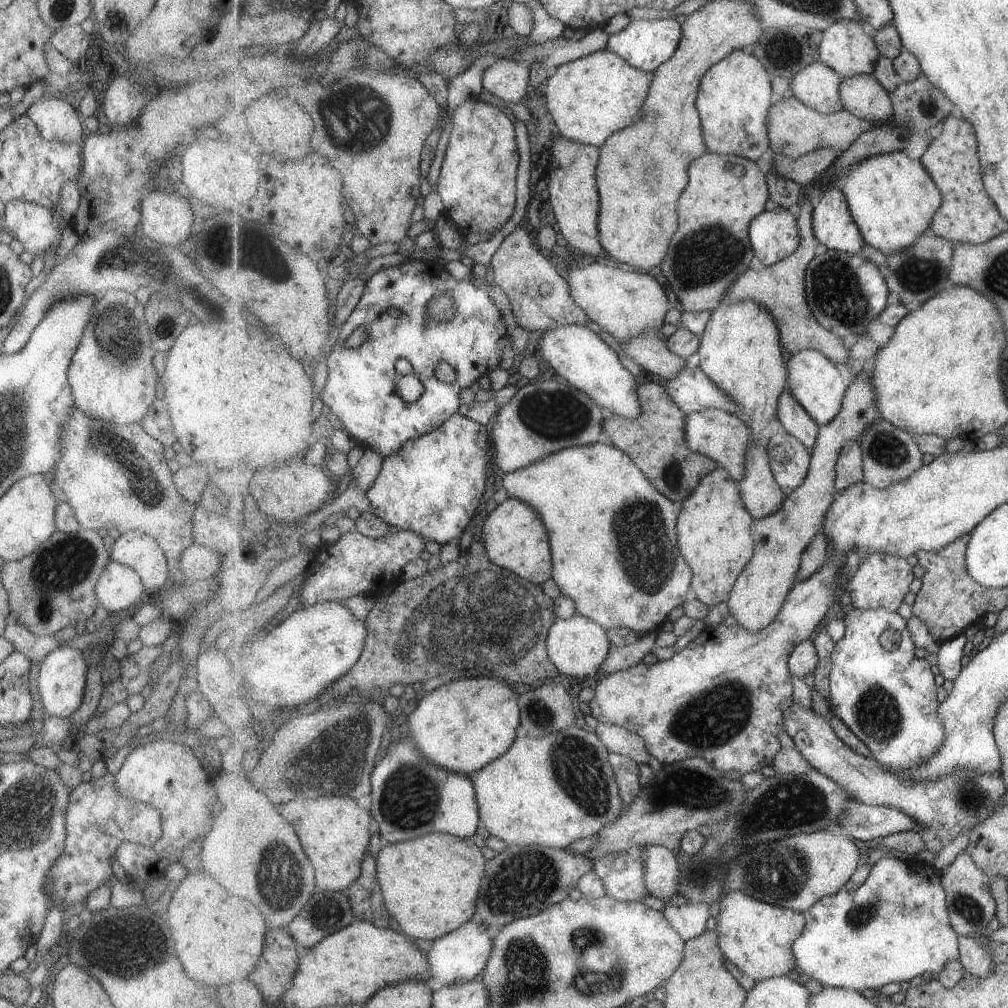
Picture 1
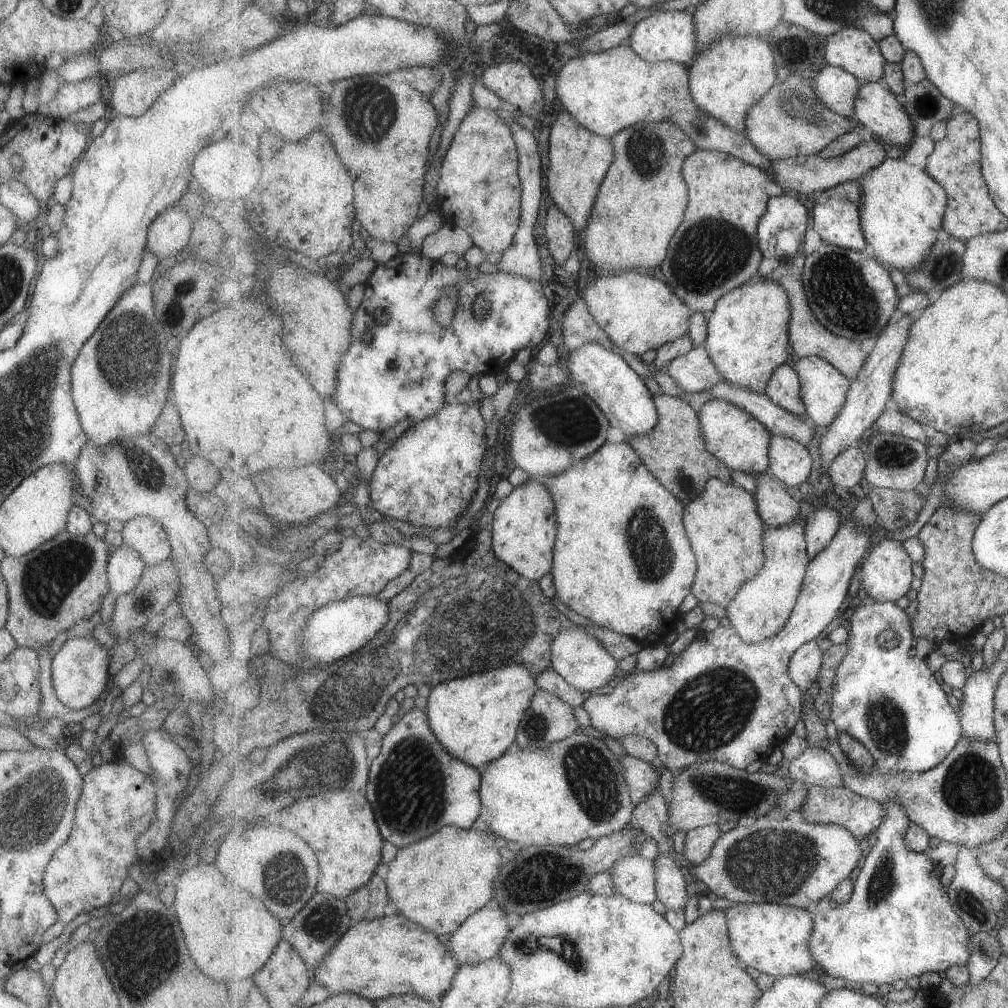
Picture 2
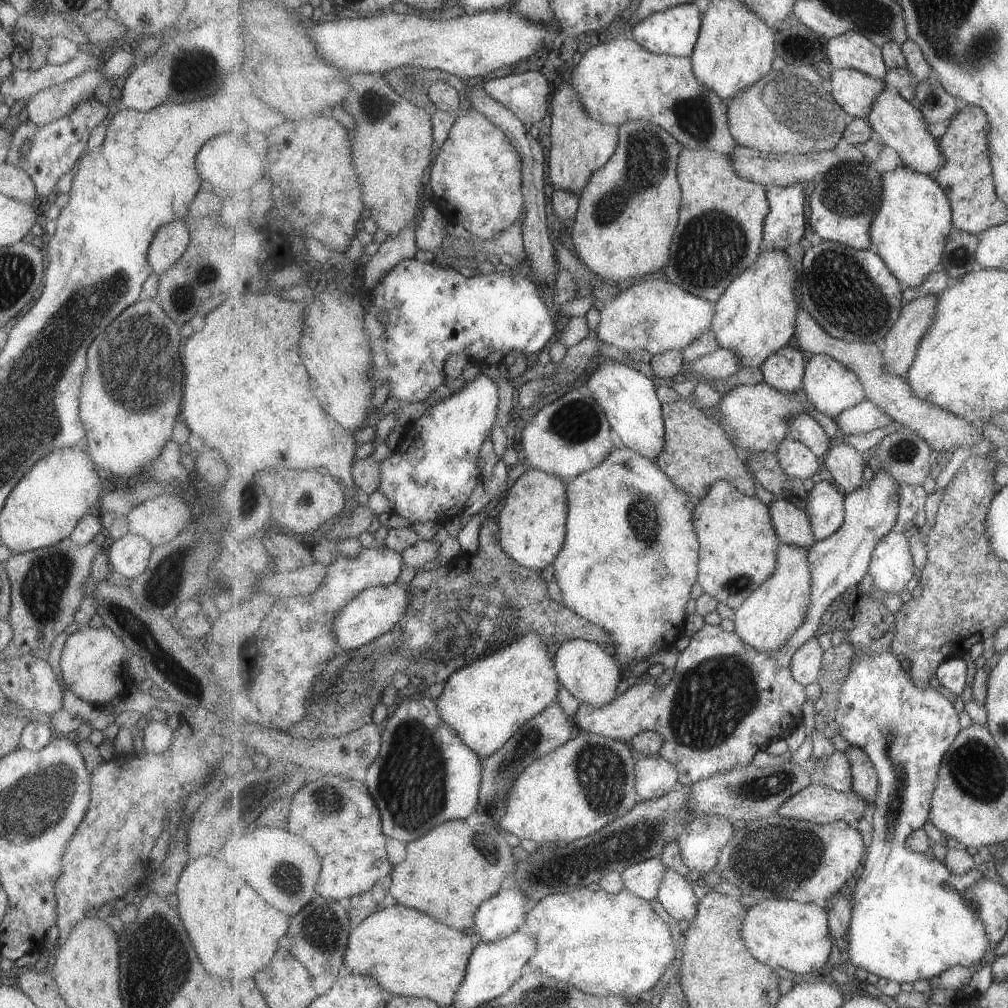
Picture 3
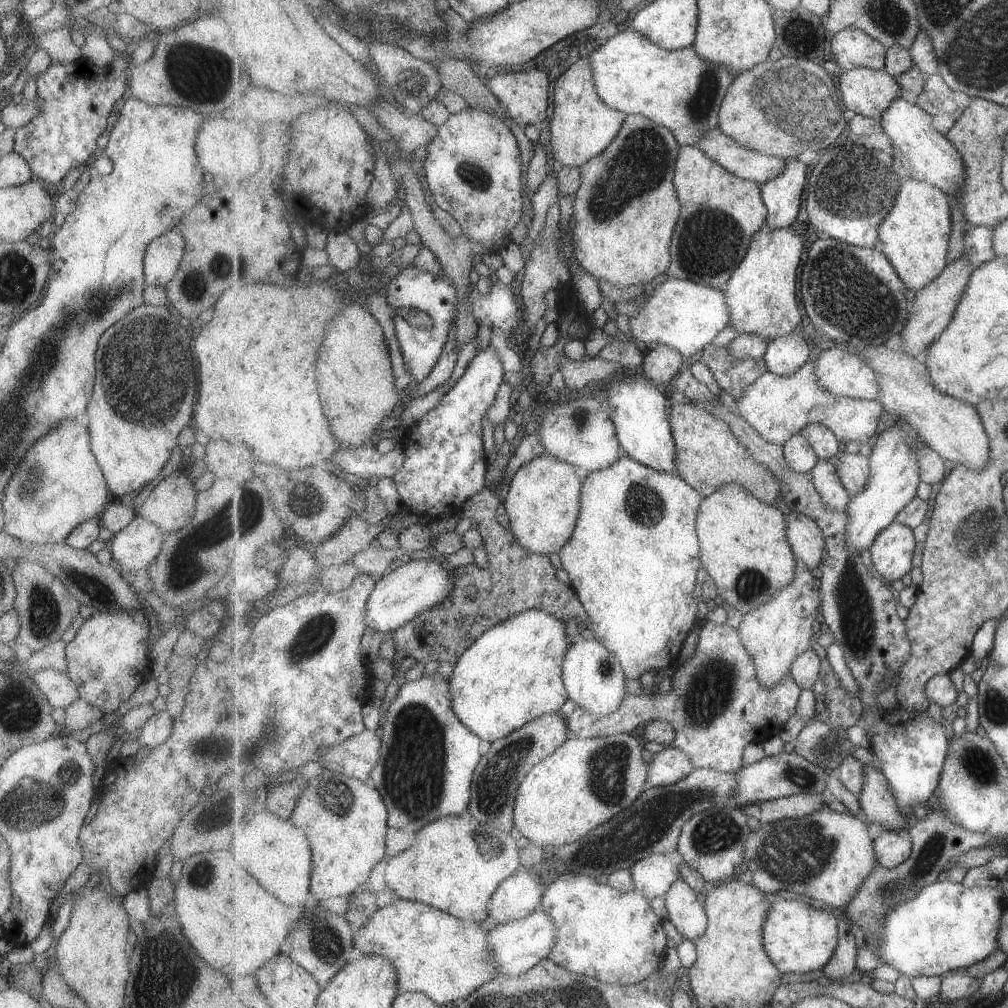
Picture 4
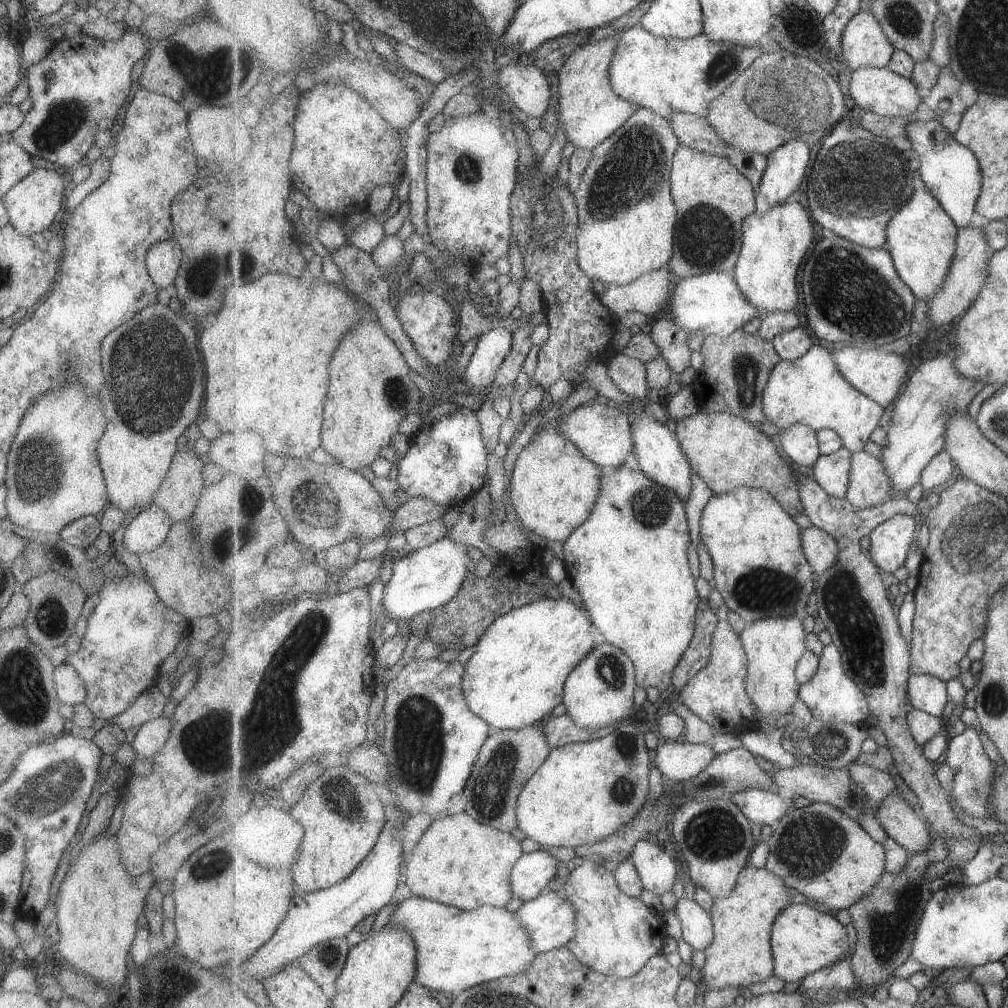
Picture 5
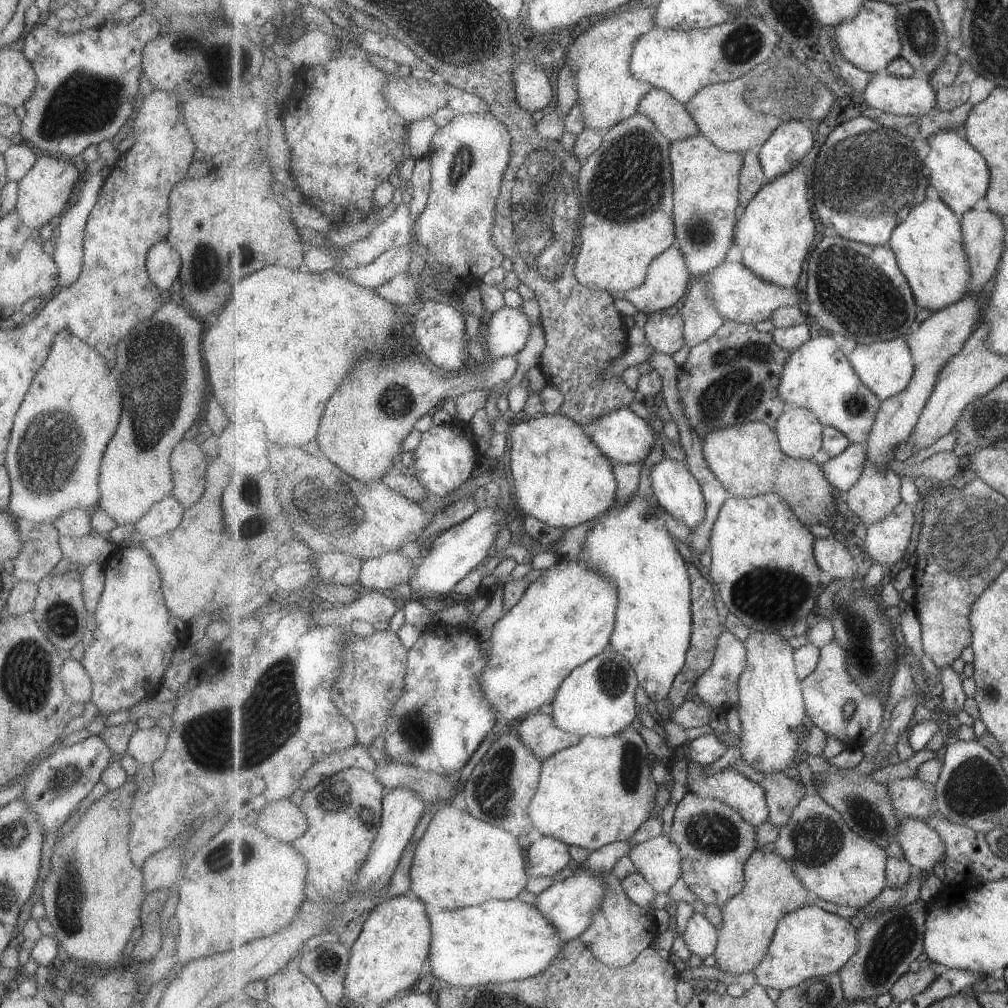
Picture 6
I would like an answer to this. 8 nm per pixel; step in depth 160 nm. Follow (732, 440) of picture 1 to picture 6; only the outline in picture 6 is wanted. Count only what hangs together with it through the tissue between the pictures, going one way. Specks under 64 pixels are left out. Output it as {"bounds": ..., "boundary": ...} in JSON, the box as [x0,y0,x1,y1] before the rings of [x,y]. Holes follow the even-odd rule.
{"bounds":[778,335,881,445],"boundary":[[[832,335],[811,337],[791,353],[782,372],[778,393],[785,404],[793,403],[815,411],[825,427],[838,428],[852,443],[862,445],[868,442],[881,405],[881,399],[863,382]]]}

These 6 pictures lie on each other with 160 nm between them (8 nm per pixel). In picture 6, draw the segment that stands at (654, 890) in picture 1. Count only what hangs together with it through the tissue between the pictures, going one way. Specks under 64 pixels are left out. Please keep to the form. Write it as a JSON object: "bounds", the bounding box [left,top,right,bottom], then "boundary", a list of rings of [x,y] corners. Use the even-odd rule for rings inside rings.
{"bounds":[683,912,719,958],"boundary":[[[694,912],[690,916],[683,934],[687,948],[701,958],[715,954],[718,949],[719,937],[719,928],[715,928],[705,918],[705,915]]]}

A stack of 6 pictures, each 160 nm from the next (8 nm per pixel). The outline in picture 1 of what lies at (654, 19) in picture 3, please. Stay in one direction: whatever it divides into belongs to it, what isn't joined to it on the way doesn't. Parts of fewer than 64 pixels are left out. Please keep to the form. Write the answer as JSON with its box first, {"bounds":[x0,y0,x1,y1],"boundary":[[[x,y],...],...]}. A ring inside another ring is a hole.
{"bounds":[605,20,682,73],"boundary":[[[639,20],[629,23],[620,32],[611,34],[605,50],[619,54],[637,70],[655,73],[659,66],[670,60],[671,56],[677,52],[682,39],[682,26],[677,23],[677,20]]]}

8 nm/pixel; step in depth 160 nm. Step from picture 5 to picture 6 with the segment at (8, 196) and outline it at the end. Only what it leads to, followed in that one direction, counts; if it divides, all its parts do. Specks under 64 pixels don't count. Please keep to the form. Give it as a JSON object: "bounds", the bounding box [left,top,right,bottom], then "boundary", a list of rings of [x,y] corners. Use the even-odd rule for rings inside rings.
{"bounds":[15,153,80,229],"boundary":[[[38,153],[31,168],[20,178],[18,184],[18,197],[15,203],[15,210],[21,222],[30,229],[39,229],[46,222],[49,222],[59,212],[64,212],[69,204],[69,195],[73,190],[73,184],[79,178],[80,172],[69,163],[67,158],[59,156],[53,158],[47,154]]]}

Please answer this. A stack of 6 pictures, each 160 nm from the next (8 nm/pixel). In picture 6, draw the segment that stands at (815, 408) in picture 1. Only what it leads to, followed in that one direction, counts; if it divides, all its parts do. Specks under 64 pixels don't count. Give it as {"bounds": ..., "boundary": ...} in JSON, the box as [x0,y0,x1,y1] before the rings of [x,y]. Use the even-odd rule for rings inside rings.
{"bounds":[849,337,916,401],"boundary":[[[905,337],[885,342],[874,342],[867,344],[867,346],[858,343],[857,350],[854,349],[849,358],[863,382],[871,390],[875,391],[881,401],[887,400],[905,390],[913,380],[916,371],[914,355],[908,345],[908,339],[906,338],[905,340]]]}

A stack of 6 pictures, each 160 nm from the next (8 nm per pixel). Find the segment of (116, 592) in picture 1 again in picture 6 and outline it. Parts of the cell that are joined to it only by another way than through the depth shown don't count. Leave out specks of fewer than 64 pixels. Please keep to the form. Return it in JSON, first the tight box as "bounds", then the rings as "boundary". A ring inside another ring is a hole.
{"bounds":[134,494,183,539],"boundary":[[[169,494],[151,505],[151,508],[134,524],[134,528],[145,539],[158,537],[179,526],[183,510],[179,502]]]}

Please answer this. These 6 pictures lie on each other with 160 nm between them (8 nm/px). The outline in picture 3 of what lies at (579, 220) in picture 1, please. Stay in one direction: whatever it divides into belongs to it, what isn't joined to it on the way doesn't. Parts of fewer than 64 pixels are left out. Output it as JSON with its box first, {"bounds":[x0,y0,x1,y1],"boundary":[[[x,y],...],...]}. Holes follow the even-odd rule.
{"bounds":[548,80,620,196],"boundary":[[[571,80],[563,84],[552,102],[551,146],[548,152],[548,177],[554,189],[567,189],[579,196],[590,176],[613,156],[619,144],[620,126],[594,119],[583,106],[578,90]]]}

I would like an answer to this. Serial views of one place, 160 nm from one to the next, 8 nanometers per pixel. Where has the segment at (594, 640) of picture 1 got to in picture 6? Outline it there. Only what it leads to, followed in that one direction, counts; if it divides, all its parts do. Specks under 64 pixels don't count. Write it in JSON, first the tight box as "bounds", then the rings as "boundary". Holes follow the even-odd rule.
{"bounds":[551,650,640,737],"boundary":[[[605,650],[589,662],[578,666],[558,688],[552,702],[551,716],[555,724],[574,735],[606,737],[629,728],[637,718],[635,692],[640,686],[638,674],[625,656]]]}

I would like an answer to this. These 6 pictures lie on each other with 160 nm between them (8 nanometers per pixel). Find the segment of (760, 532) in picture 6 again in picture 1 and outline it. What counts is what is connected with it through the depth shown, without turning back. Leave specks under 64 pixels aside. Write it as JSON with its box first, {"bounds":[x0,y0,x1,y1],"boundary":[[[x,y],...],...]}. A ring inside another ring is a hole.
{"bounds":[677,466,755,606],"boundary":[[[725,466],[711,471],[685,499],[677,522],[681,555],[694,572],[692,596],[709,606],[728,602],[743,569],[754,557],[755,518],[747,510],[738,484]]]}

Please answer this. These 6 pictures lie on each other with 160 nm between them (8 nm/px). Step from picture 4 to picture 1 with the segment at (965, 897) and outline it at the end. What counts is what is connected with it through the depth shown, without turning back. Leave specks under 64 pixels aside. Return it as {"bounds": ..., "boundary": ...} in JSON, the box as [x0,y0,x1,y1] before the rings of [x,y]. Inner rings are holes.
{"bounds":[793,608,960,992],"boundary":[[[851,608],[844,619],[845,636],[836,642],[831,654],[832,691],[828,701],[832,714],[839,715],[850,730],[868,745],[873,758],[877,761],[905,768],[916,763],[927,762],[943,746],[945,728],[943,722],[939,720],[940,703],[937,700],[937,684],[935,684],[933,668],[923,657],[915,656],[917,647],[908,627],[908,620],[903,618],[899,611],[890,611],[886,608],[867,610]],[[889,629],[898,630],[902,634],[901,646],[897,649],[889,650],[880,641],[882,634]],[[882,858],[875,863],[873,872],[865,884],[855,892],[842,890],[837,894],[819,900],[806,915],[806,930],[793,942],[793,956],[797,962],[797,971],[807,975],[811,980],[822,984],[823,987],[847,988],[853,992],[863,992],[863,990],[875,990],[877,992],[882,986],[889,983],[900,983],[910,981],[915,976],[922,978],[923,974],[940,974],[943,966],[951,961],[951,958],[960,958],[959,935],[955,932],[954,926],[951,926],[949,903],[946,898],[946,890],[942,884],[942,872],[934,867],[921,866],[921,868],[909,868],[907,862],[896,858]]]}

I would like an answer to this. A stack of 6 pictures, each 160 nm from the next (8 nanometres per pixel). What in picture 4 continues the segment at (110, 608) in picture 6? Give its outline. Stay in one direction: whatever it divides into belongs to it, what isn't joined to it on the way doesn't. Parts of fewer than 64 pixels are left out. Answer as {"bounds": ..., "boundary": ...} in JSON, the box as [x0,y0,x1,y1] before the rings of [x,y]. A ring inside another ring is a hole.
{"bounds":[64,610,149,715],"boundary":[[[127,610],[127,612],[103,614],[96,613],[89,620],[85,620],[76,631],[71,642],[64,644],[64,656],[67,664],[67,676],[71,684],[77,688],[82,700],[89,702],[101,710],[102,715],[118,711],[119,704],[125,702],[135,688],[141,684],[143,678],[149,675],[149,622],[142,610]]]}

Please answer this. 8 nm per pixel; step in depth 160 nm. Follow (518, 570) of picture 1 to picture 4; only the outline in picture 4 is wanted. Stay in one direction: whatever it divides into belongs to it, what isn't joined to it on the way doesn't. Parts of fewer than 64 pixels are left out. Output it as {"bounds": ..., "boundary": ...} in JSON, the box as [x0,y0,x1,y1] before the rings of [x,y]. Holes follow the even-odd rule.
{"bounds":[505,452,583,555],"boundary":[[[546,452],[541,457],[534,458],[520,467],[516,475],[509,482],[508,493],[505,497],[505,512],[510,519],[510,529],[519,544],[527,548],[529,552],[539,555],[561,553],[561,550],[570,542],[575,533],[579,512],[581,511],[581,490],[583,489],[583,473],[559,460],[559,458],[549,457]]]}

